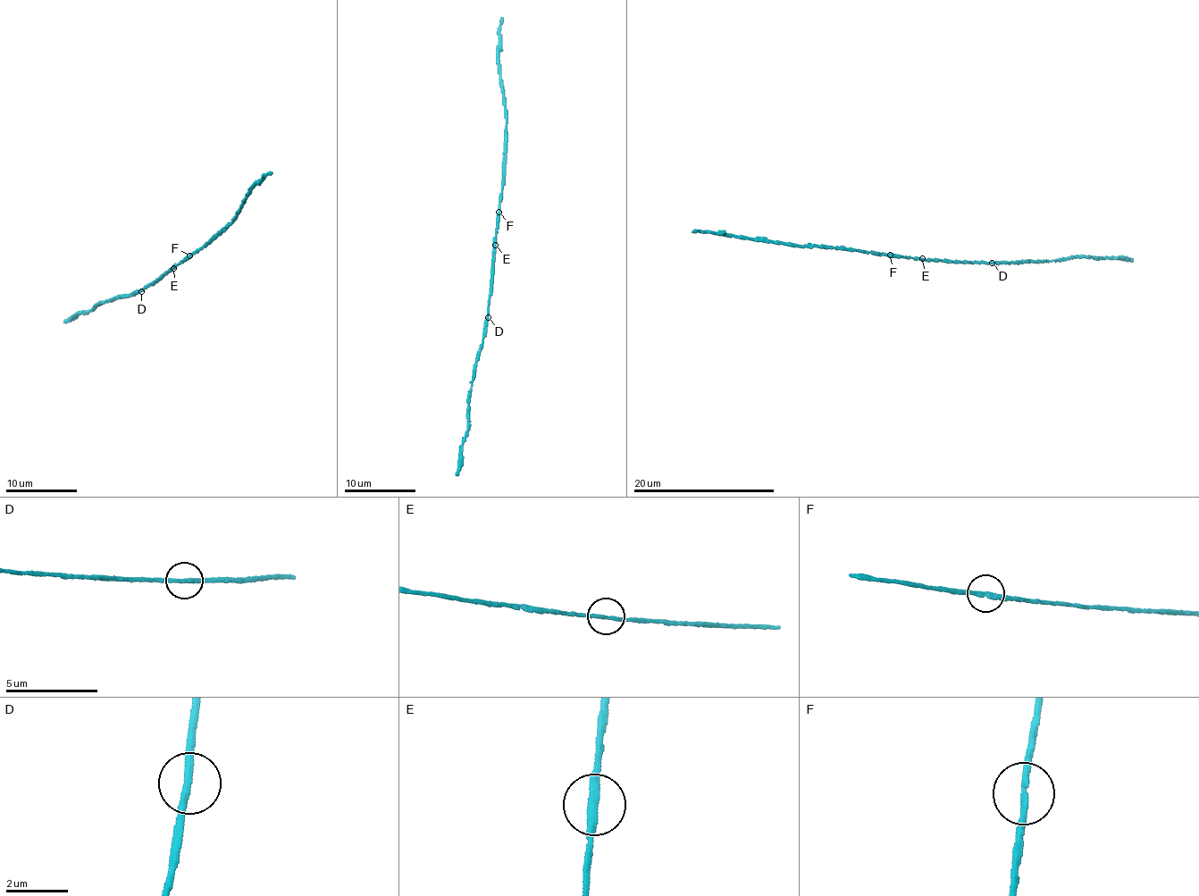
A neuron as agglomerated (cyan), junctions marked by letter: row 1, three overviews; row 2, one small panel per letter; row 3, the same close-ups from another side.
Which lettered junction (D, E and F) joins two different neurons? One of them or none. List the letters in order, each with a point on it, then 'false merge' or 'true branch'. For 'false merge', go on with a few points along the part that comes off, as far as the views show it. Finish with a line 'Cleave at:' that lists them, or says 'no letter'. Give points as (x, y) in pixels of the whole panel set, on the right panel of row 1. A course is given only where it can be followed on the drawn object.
D: place (992, 263); true branch
E: place (922, 258); true branch
F: place (890, 255); true branch
Cleave at: no letter

